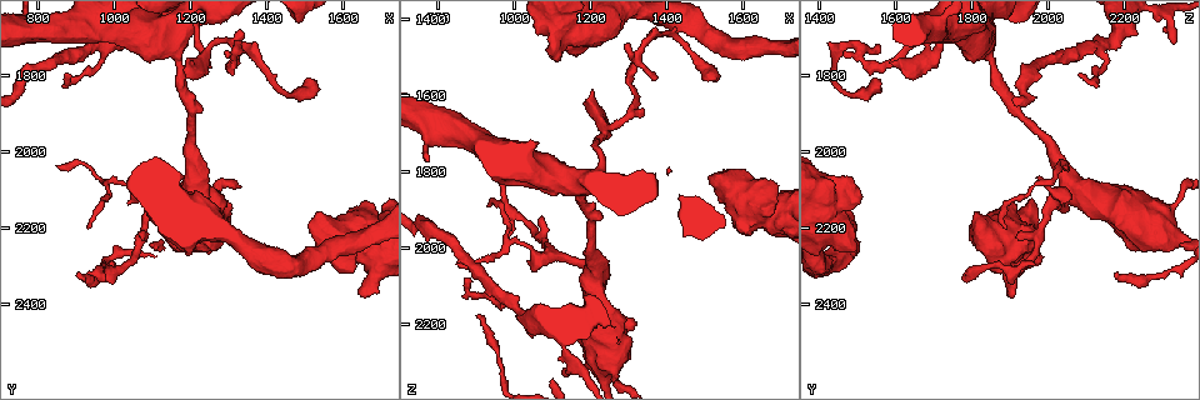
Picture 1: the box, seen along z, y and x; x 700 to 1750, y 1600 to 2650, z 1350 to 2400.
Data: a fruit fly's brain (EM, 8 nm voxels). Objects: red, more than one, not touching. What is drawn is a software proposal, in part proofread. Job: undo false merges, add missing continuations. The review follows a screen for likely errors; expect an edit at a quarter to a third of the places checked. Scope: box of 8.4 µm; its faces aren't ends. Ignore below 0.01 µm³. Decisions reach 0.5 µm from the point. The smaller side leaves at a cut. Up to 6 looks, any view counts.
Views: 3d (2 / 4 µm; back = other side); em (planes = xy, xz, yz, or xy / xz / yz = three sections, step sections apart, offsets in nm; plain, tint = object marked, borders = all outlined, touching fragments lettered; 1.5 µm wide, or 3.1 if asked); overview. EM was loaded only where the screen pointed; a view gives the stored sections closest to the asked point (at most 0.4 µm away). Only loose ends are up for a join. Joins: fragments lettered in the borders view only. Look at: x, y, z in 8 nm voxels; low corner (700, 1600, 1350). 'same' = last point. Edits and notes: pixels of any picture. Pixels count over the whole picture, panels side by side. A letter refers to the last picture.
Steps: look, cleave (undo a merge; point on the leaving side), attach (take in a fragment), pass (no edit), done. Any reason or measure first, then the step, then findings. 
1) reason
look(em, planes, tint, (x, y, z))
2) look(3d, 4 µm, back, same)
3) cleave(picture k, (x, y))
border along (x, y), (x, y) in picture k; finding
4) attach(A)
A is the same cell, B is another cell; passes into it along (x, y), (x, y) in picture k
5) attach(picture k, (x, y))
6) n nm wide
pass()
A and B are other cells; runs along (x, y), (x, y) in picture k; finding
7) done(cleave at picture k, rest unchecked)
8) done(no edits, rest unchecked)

thick end
look(em, planes, borders, (1645, 2375, 1905))

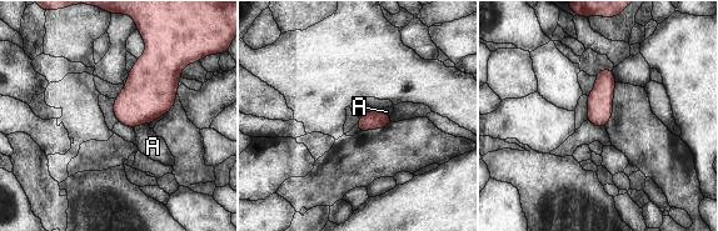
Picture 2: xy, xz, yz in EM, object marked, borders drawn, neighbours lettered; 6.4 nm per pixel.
pass()
A is another cell; border along (148, 124), (139, 124), (134, 129) in picture 2; no lettered fragment goes on from it

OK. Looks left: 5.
abrupt turn
look(3d, 2 µm, back, (1330, 1715, 1480))

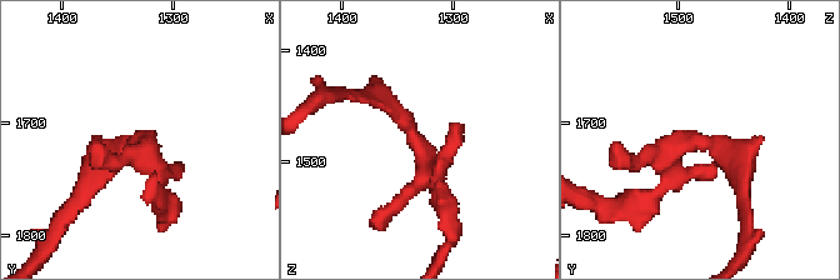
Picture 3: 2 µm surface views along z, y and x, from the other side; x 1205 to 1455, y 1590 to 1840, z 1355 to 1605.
now the EM
look(em, planes, borders, (1334, 1716, 1474))

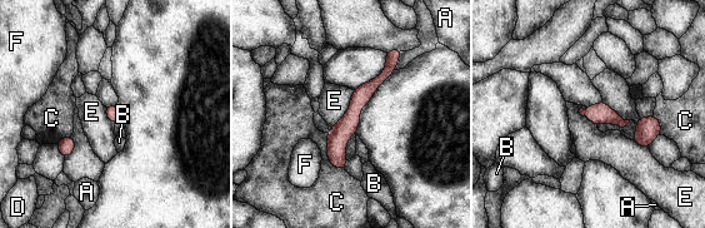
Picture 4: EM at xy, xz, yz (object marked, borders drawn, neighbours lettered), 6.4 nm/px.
E touches over 300 nm
pass()
A, B, C, D, E and F are other cells; border along (354, 90), (350, 108), (329, 130) in picture 4; all the same neuron

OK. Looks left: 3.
sudden change in width
look(3d, 4 µm, (1150, 1705, 1830))

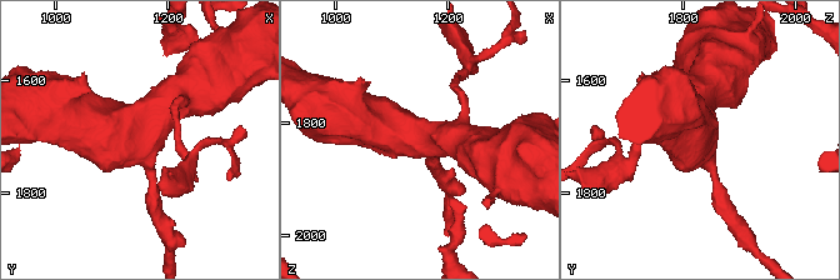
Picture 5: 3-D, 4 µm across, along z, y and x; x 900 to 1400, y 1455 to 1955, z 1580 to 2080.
3 arms; arms of 160, 420, 650 nm; need the tissue
look(em, yz, step 4, tint, (1155, 1700, 1830))

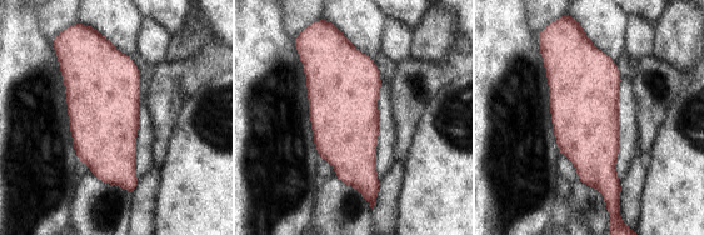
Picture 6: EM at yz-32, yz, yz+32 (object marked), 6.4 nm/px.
another direction
look(em, planes, borders, same)

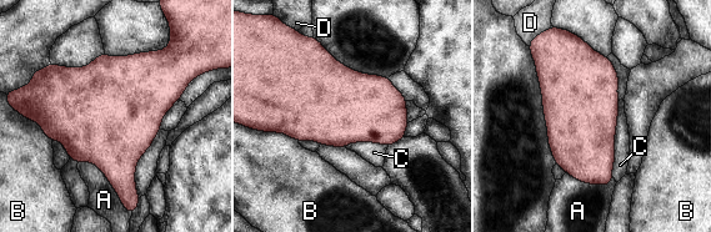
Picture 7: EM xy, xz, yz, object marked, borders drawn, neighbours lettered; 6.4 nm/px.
480 nm wide
pass()
A, B, C and D are other cells; border along (619, 101), (611, 176) in picture 7; all the same neuron

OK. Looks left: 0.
done(no edits, rest unchecked)

